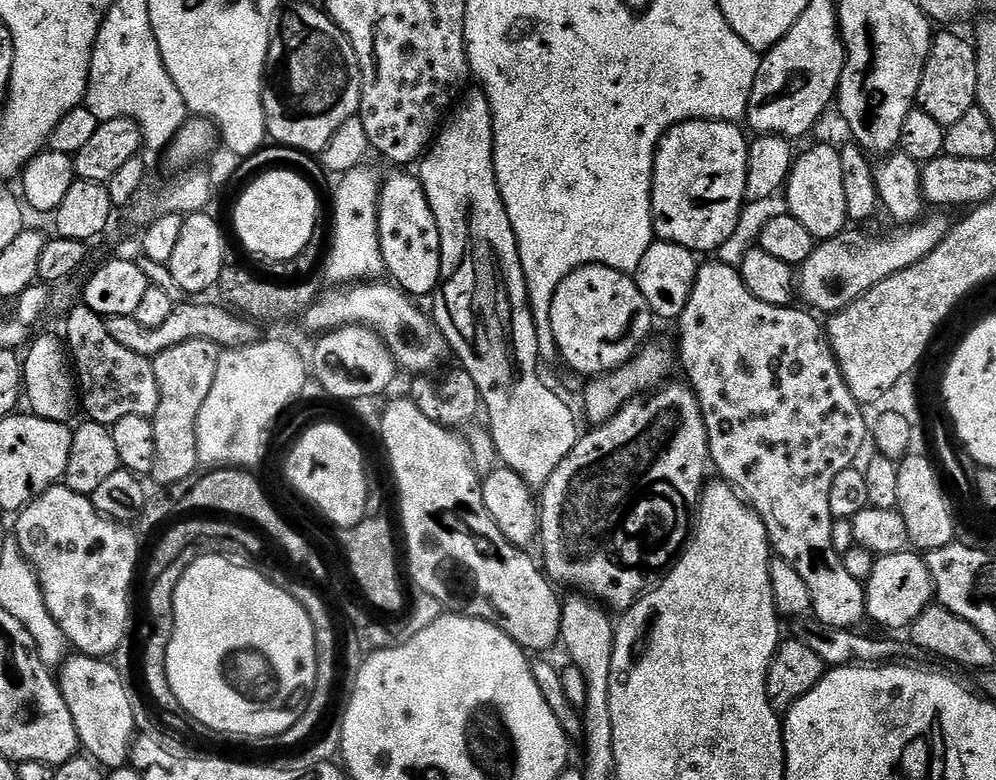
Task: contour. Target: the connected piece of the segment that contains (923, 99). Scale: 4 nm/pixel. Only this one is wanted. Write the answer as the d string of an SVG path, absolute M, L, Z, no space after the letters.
M944 36L935 41L932 46L932 53L928 56L928 65L924 68L924 78L920 83L920 95L918 97L918 104L923 111L929 112L931 116L933 116L939 124L943 124L945 126L951 126L954 124L961 123L967 119L969 119L970 113L977 107L978 101L976 98L976 91L978 90L978 66L976 65L976 45L973 43L971 39L963 40L960 36Z

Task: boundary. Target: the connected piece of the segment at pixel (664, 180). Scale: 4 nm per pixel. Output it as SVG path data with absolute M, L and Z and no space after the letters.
M688 120L685 124L677 124L668 132L667 136L660 142L656 151L656 170L652 182L652 213L656 222L657 233L665 241L680 244L688 248L691 252L703 254L703 252L712 252L715 248L720 248L736 232L736 227L740 224L740 215L746 207L745 196L747 194L748 182L748 154L750 140L744 137L745 129L736 122L726 120Z

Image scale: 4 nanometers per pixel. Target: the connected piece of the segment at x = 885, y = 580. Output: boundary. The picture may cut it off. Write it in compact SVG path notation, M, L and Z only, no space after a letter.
M915 551L899 552L889 556L879 557L872 568L872 577L866 580L866 612L876 624L885 624L888 628L911 629L916 619L930 607L934 600L934 585L932 572L928 569L925 557Z

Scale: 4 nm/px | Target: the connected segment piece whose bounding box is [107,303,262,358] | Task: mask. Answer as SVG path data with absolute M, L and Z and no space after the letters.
M177 303L172 309L170 318L157 328L151 328L138 322L135 316L113 316L107 321L107 325L110 330L110 338L126 346L126 350L134 350L134 354L153 358L161 356L174 346L182 346L182 342L191 340L209 340L219 344L221 349L231 350L244 348L247 344L257 343L261 339L262 333L256 329L259 327L251 319L237 314L231 307L223 307L219 308L216 304Z

